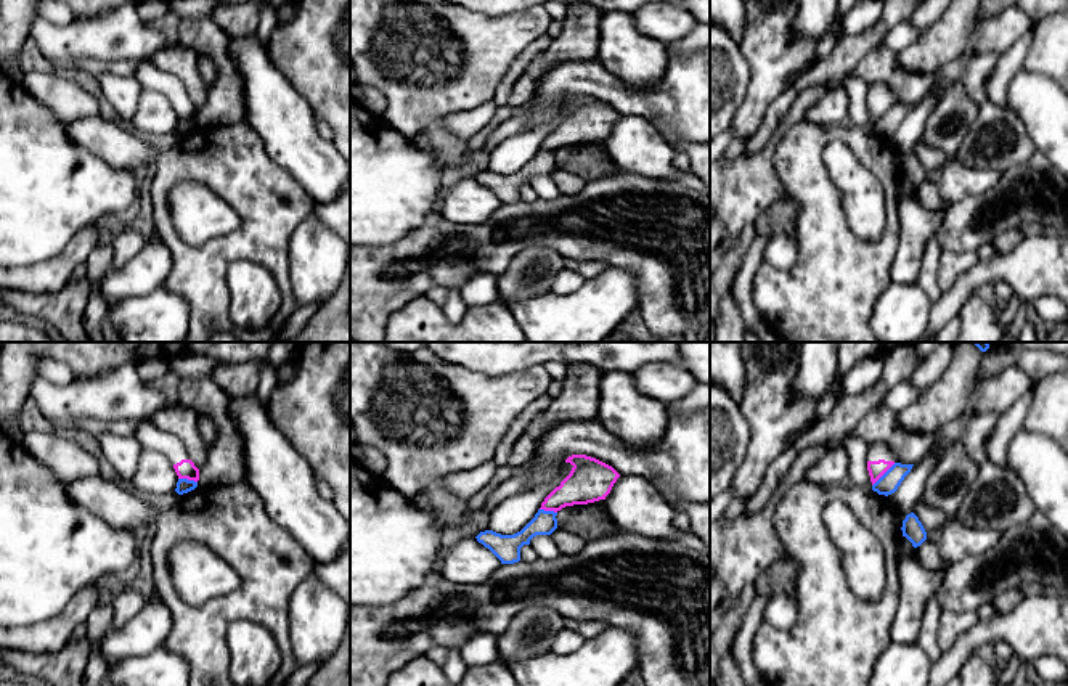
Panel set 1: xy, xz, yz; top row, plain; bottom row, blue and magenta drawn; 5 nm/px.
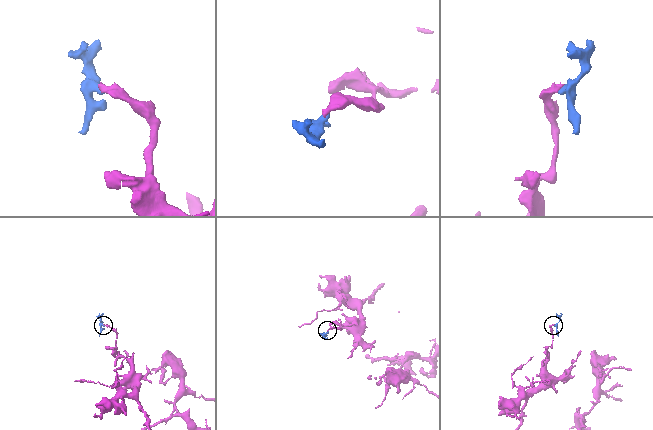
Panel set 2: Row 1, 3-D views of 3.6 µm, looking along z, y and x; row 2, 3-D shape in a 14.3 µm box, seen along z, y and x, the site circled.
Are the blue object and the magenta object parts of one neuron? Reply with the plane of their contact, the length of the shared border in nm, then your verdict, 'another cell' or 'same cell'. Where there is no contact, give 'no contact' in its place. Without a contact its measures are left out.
meets blue in yz; contact 170 nm long; another cell

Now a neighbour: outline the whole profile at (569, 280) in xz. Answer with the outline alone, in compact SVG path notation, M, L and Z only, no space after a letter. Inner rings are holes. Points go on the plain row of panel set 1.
M564 268L554 280L552 292L556 294L570 294L581 288L585 278L572 268Z

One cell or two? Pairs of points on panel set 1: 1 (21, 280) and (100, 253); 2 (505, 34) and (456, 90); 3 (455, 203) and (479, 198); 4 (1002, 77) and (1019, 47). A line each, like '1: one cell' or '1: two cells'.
1: two cells
2: one cell
3: one cell
4: one cell

